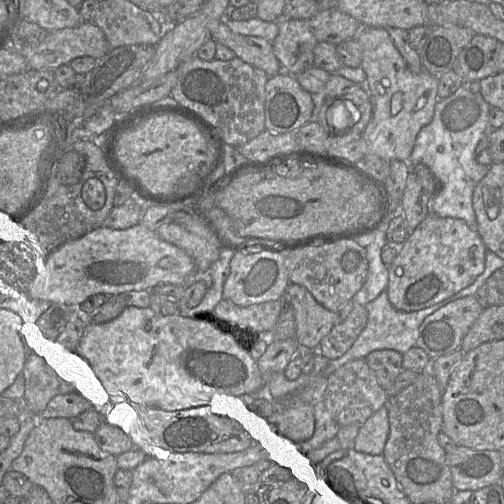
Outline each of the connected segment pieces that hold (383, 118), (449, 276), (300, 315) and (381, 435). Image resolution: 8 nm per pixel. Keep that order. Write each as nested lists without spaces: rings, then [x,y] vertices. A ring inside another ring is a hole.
[[[362,27],[355,38],[363,48],[360,67],[366,74],[367,93],[372,103],[372,116],[362,133],[362,140],[366,144],[366,155],[375,155],[388,161],[408,161],[419,131],[433,119],[435,105],[438,101],[438,76],[424,70],[420,73],[410,71],[386,29]]]
[[[429,212],[408,235],[400,252],[388,266],[389,281],[386,291],[389,301],[396,309],[405,312],[421,310],[443,301],[472,284],[484,271],[487,250],[477,229],[470,228],[464,220]]]
[[[290,283],[283,295],[295,314],[295,339],[303,350],[317,350],[321,340],[336,325],[336,312],[322,306],[304,287]]]
[[[384,406],[360,426],[353,449],[361,453],[382,455],[389,431],[388,409]]]

